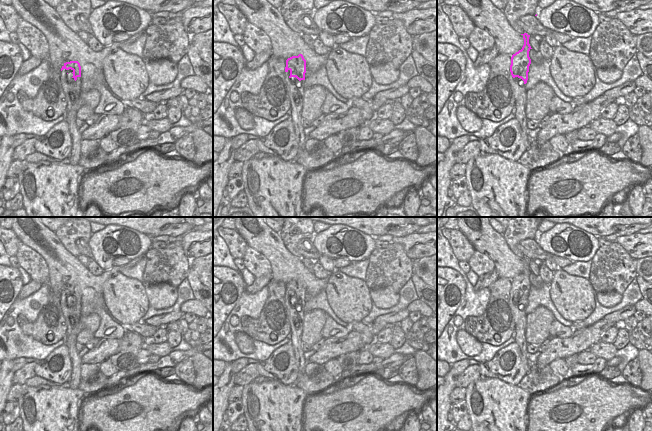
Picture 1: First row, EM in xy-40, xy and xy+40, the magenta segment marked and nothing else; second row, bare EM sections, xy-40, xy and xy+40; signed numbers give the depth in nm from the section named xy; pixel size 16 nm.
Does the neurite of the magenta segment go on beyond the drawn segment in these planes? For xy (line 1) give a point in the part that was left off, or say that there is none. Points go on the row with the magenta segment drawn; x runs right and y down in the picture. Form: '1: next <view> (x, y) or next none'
1: next xy (291, 88)

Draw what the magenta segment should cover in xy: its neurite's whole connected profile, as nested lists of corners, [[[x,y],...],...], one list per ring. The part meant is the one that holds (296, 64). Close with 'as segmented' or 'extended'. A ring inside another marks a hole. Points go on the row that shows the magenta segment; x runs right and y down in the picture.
[[[299,54],[298,56],[292,56],[286,60],[284,75],[291,104],[291,120],[293,122],[295,135],[298,143],[297,156],[299,156],[305,150],[305,142],[307,140],[307,137],[304,134],[304,127],[301,125],[301,120],[299,120],[294,114],[295,107],[297,105],[297,100],[295,99],[294,93],[296,91],[301,91],[301,86],[299,86],[298,84],[291,84],[289,80],[291,77],[296,77],[299,81],[305,80],[305,73],[306,60],[304,59],[302,54]]]; extended

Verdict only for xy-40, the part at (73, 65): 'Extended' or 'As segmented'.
Extended.

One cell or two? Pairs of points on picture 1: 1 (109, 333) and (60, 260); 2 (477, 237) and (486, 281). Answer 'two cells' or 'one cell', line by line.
1: one cell
2: two cells

